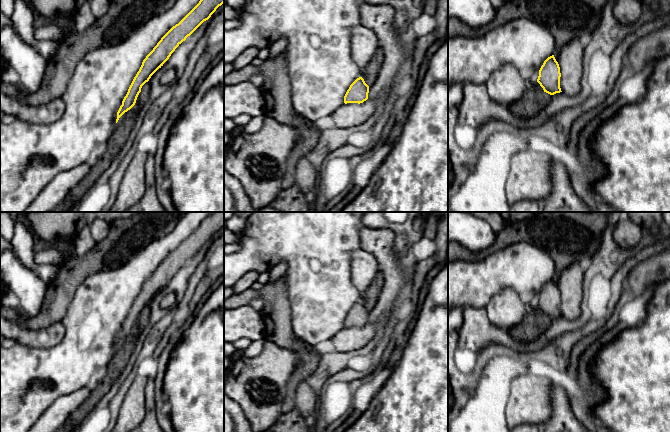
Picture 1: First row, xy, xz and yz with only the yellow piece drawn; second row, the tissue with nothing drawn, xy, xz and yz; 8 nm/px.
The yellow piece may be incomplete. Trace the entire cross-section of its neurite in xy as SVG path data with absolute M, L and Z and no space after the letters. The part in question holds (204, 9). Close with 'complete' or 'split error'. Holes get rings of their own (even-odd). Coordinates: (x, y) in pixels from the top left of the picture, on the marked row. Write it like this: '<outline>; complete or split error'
M200 0L199 3L175 26L173 26L157 43L153 50L143 60L142 65L134 77L126 96L122 101L117 112L116 123L119 118L128 110L130 110L136 103L137 97L141 92L142 86L149 81L151 76L163 66L169 59L175 49L186 40L204 21L208 20L216 9L224 3L224 0Z; complete

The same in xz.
M362 77L357 78L347 90L344 103L363 103L368 99L369 86Z; complete

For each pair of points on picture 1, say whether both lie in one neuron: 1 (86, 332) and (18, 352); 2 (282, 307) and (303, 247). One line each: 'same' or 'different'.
1: same
2: different

